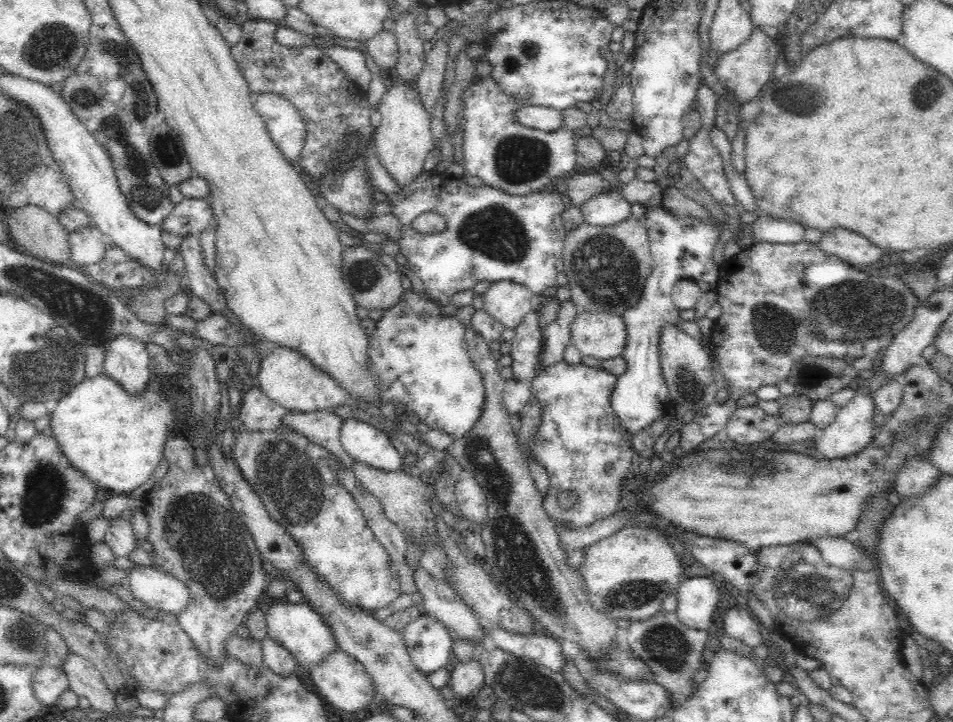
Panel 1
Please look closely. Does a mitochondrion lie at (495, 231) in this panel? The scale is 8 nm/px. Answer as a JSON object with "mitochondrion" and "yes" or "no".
{"mitochondrion":"yes"}

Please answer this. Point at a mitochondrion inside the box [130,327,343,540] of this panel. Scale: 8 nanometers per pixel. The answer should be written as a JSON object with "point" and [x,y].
{"point":[293,478]}

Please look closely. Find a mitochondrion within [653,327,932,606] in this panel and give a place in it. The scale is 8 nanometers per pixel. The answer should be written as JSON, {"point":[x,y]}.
{"point":[724,465]}

